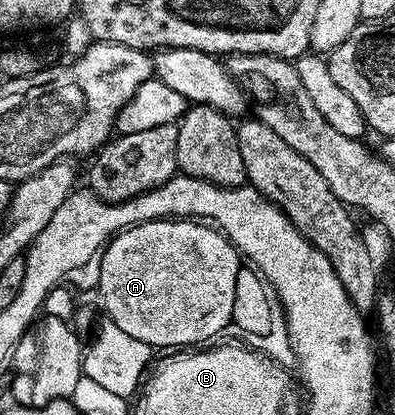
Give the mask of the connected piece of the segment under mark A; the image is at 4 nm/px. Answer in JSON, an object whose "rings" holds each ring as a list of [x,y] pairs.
{"rings":[[[169,218],[166,220],[151,220],[150,222],[132,225],[125,228],[119,234],[113,236],[112,240],[116,244],[116,276],[110,276],[110,286],[104,288],[104,299],[108,307],[104,310],[106,316],[113,320],[116,326],[140,342],[144,342],[153,349],[172,350],[175,348],[190,348],[213,340],[230,322],[233,321],[234,300],[236,298],[236,278],[242,267],[242,257],[232,243],[229,242],[219,229],[204,222],[199,222],[190,218]]]}

